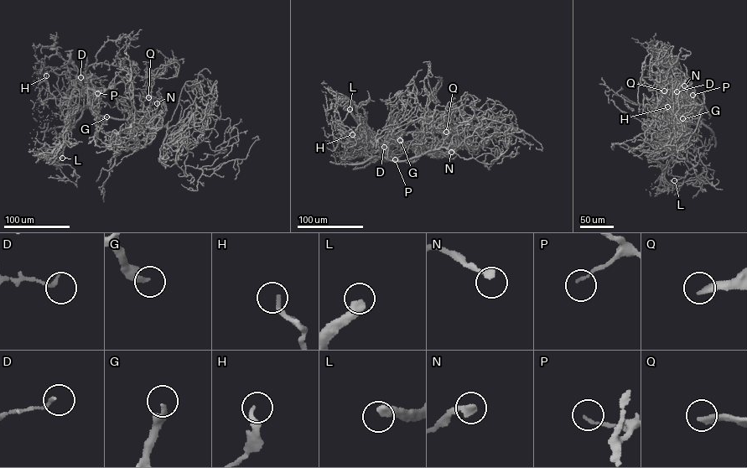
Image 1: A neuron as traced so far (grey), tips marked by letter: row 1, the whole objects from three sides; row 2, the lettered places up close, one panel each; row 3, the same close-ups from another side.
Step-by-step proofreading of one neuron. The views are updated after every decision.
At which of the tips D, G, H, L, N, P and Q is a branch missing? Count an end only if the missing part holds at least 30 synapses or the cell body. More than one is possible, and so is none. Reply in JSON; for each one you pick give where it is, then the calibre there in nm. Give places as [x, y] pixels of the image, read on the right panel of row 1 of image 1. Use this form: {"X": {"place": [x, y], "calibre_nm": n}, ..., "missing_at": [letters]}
{"G": {"place": [682, 118], "calibre_nm": 320}, "L": {"place": [674, 180], "calibre_nm": 400}, "Q": {"place": [664, 90], "calibre_nm": 280}, "missing_at": ["G", "L", "Q"]}

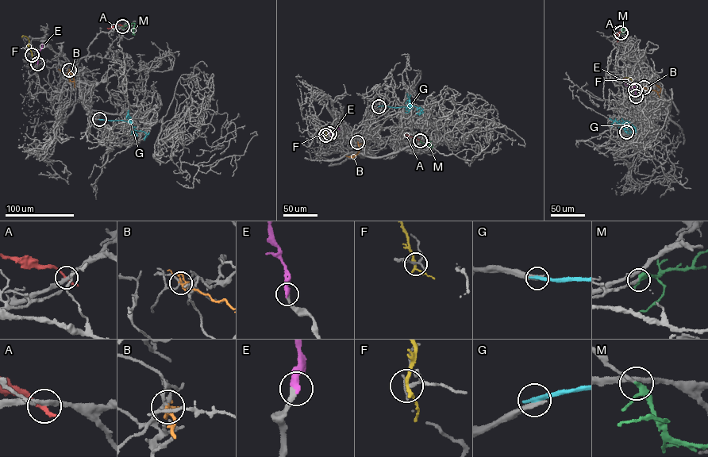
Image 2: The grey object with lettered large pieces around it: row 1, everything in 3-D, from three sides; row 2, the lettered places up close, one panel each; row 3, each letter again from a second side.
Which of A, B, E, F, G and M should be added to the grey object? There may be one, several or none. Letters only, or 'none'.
E, M

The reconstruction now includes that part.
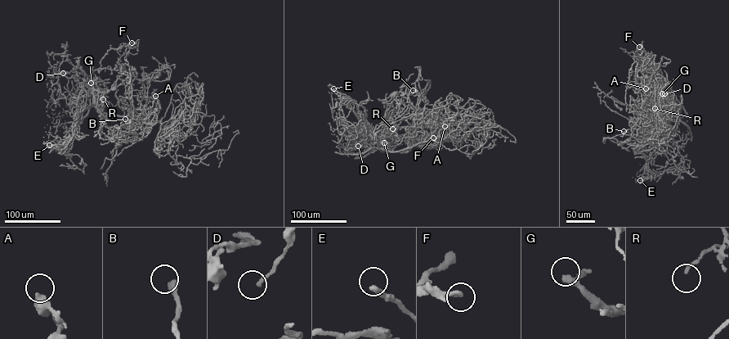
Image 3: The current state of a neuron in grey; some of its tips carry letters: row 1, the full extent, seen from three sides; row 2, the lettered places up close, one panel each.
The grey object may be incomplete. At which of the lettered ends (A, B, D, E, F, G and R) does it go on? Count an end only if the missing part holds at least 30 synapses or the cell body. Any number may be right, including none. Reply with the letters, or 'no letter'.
A, F, G

